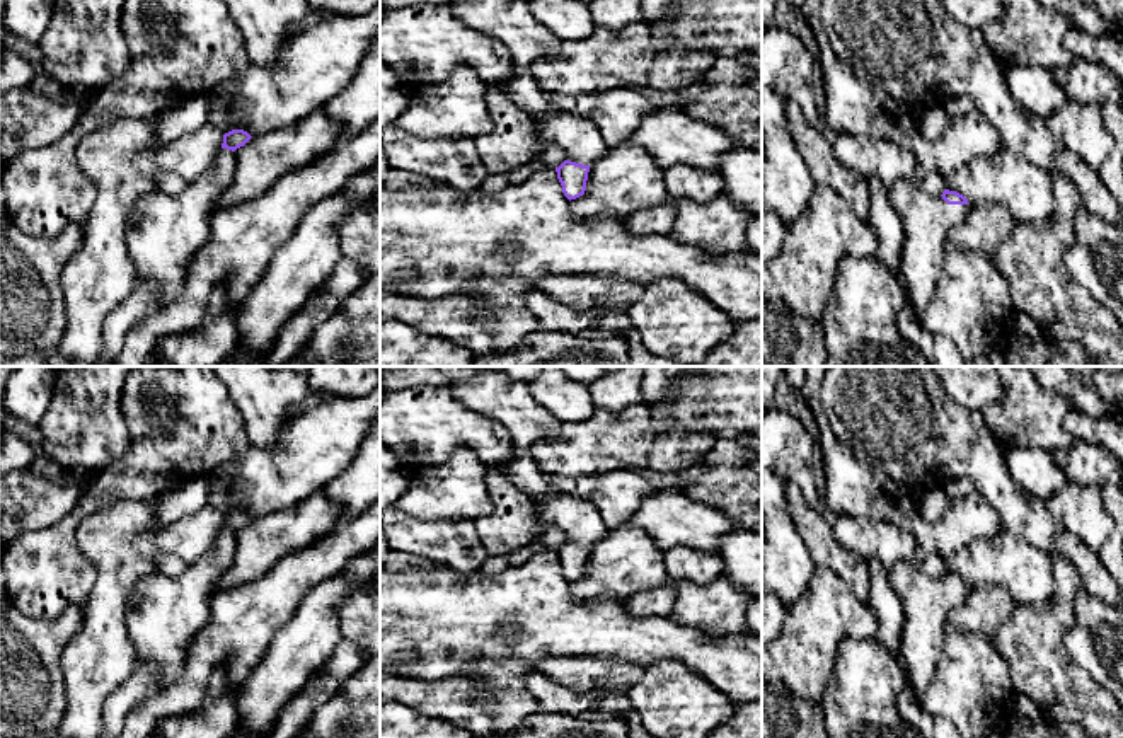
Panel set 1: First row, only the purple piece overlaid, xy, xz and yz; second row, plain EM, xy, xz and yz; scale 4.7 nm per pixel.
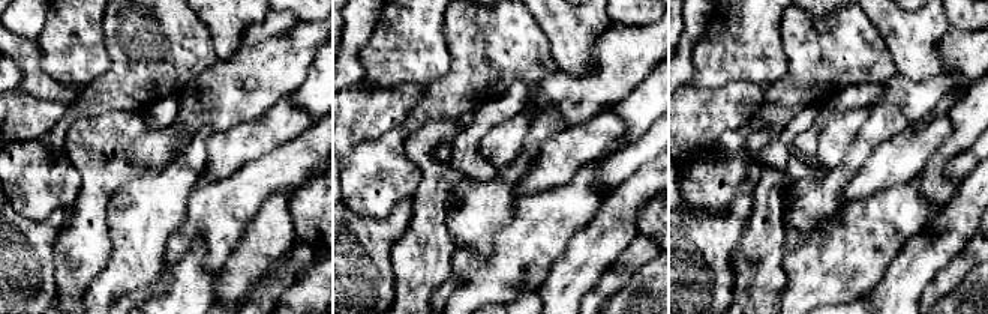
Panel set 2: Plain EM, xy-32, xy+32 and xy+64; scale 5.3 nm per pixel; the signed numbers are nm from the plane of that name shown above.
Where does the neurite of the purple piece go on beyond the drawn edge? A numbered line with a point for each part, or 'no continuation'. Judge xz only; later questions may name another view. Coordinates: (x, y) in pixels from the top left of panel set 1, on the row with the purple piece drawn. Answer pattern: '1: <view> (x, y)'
1: xz (581, 142)

